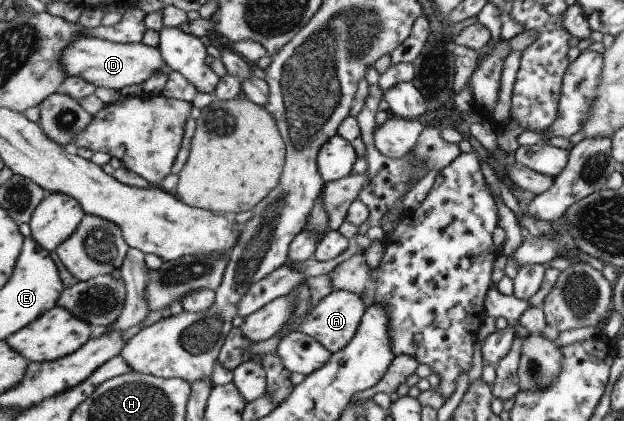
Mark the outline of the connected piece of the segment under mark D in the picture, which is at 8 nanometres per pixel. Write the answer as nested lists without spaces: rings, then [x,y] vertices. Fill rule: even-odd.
[[[82,37],[73,44],[70,44],[64,50],[61,62],[67,69],[68,76],[82,76],[89,82],[95,83],[98,87],[112,88],[118,92],[119,89],[124,89],[126,85],[140,85],[147,82],[152,76],[160,72],[168,71],[170,75],[171,70],[167,61],[164,59],[163,53],[159,46],[151,47],[144,45],[144,43],[118,43],[112,40],[97,39],[96,37]]]

